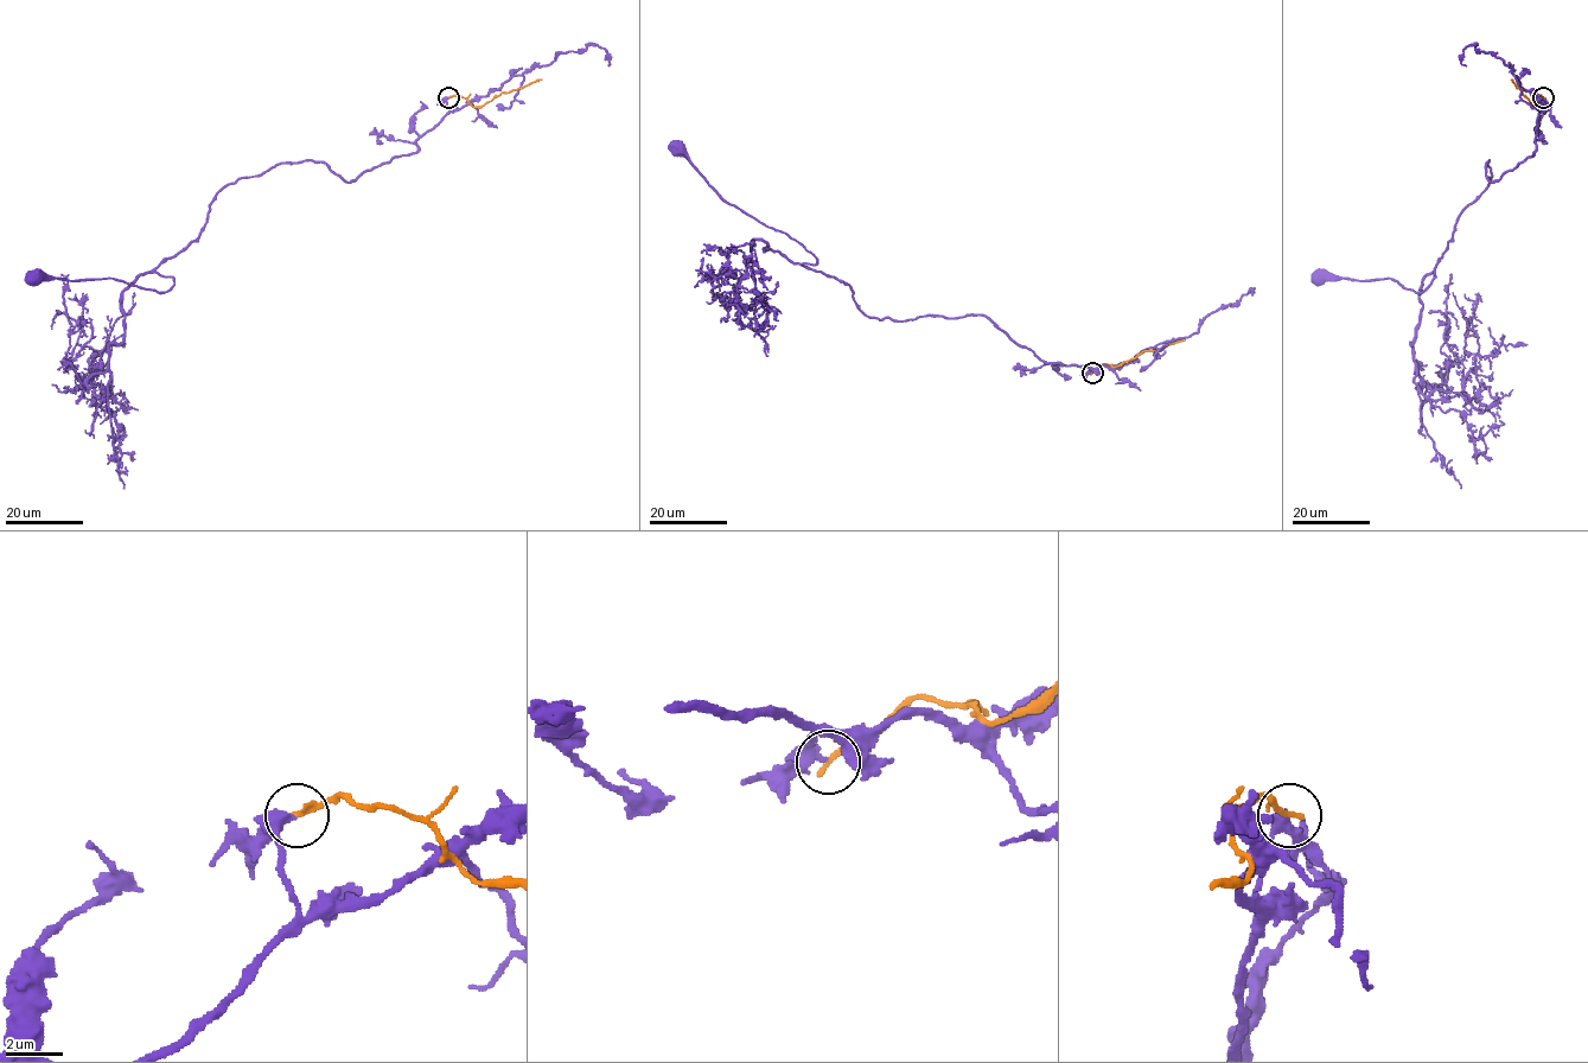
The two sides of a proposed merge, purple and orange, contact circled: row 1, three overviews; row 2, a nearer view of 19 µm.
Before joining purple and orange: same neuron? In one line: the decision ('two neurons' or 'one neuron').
two neurons

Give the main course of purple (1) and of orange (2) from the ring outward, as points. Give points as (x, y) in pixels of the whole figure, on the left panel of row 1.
1: (447, 97), (416, 152), (355, 179), (303, 160), (228, 183), (154, 271), (165, 292), (34, 277)
2: (448, 97), (460, 96), (472, 104), (482, 106), (502, 93), (541, 80)

